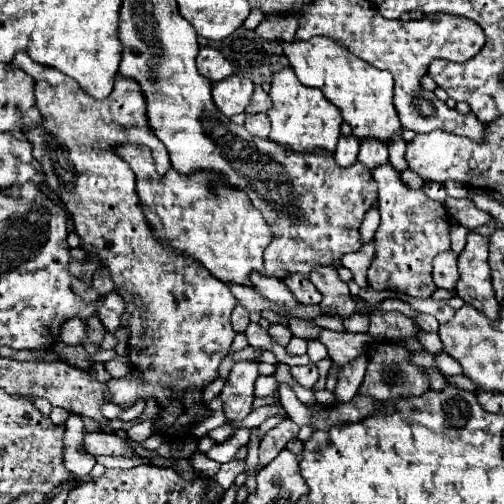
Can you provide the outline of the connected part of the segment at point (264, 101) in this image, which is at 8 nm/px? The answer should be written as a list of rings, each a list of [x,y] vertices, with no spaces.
[[[255,86],[253,96],[251,96],[251,104],[247,106],[247,114],[259,114],[259,112],[267,112],[271,108],[271,98],[265,90],[261,90],[261,86]]]

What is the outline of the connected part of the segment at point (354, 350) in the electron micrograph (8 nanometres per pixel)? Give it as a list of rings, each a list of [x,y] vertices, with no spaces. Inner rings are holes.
[[[321,330],[319,340],[325,344],[335,368],[341,368],[343,364],[351,362],[353,358],[365,354],[369,344],[373,342],[373,338],[369,334],[331,332],[331,330]]]

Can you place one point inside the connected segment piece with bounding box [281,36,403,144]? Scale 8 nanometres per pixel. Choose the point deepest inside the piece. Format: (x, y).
(364, 95)

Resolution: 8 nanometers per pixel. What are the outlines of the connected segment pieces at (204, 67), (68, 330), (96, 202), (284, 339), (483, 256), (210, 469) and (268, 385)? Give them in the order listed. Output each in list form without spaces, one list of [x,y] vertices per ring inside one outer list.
[[[201,48],[197,56],[197,70],[201,76],[209,78],[211,82],[225,80],[233,74],[233,66],[223,58],[219,50],[213,48]]]
[[[77,316],[65,320],[65,324],[61,328],[61,340],[67,346],[81,346],[83,334],[85,334],[85,320],[81,320]]]
[[[17,54],[15,64],[19,64],[23,72],[33,76],[37,108],[43,112],[45,118],[45,124],[41,124],[45,132],[27,134],[31,136],[35,158],[43,166],[45,182],[51,192],[59,196],[63,208],[73,218],[75,232],[81,238],[81,248],[87,252],[85,260],[97,260],[101,268],[107,268],[113,280],[113,292],[117,292],[125,302],[121,326],[129,332],[129,364],[139,372],[139,378],[130,377],[130,374],[118,379],[111,378],[107,382],[105,394],[113,404],[121,408],[131,408],[137,400],[157,402],[161,410],[153,420],[155,432],[173,440],[183,440],[187,432],[181,430],[187,430],[197,424],[199,418],[209,418],[213,414],[211,408],[203,404],[203,390],[207,384],[217,380],[219,364],[229,354],[231,342],[235,338],[235,332],[231,328],[231,312],[237,300],[231,294],[229,286],[215,280],[203,266],[181,254],[165,254],[165,248],[159,240],[155,240],[149,224],[131,220],[131,192],[135,192],[135,178],[131,168],[113,150],[125,144],[147,146],[153,152],[153,160],[161,176],[171,166],[163,142],[151,132],[147,124],[145,100],[139,92],[139,86],[135,86],[135,82],[123,76],[117,76],[113,92],[105,100],[97,100],[87,96],[69,76],[63,76],[55,68],[35,64],[27,54]]]
[[[271,325],[268,333],[277,344],[286,347],[290,342],[290,329],[283,325]]]
[[[469,232],[467,244],[459,254],[459,284],[455,288],[457,296],[483,312],[489,320],[499,318],[499,302],[491,286],[489,272],[489,240],[481,234]]]
[[[195,452],[195,454],[193,454],[191,464],[193,464],[193,466],[195,466],[195,470],[197,470],[199,474],[203,474],[203,476],[213,476],[213,474],[221,468],[221,464],[219,464],[219,462],[213,462],[213,460],[205,458],[201,452]]]
[[[260,375],[255,382],[255,397],[265,398],[269,394],[273,394],[277,390],[277,380],[273,375],[262,376]]]

